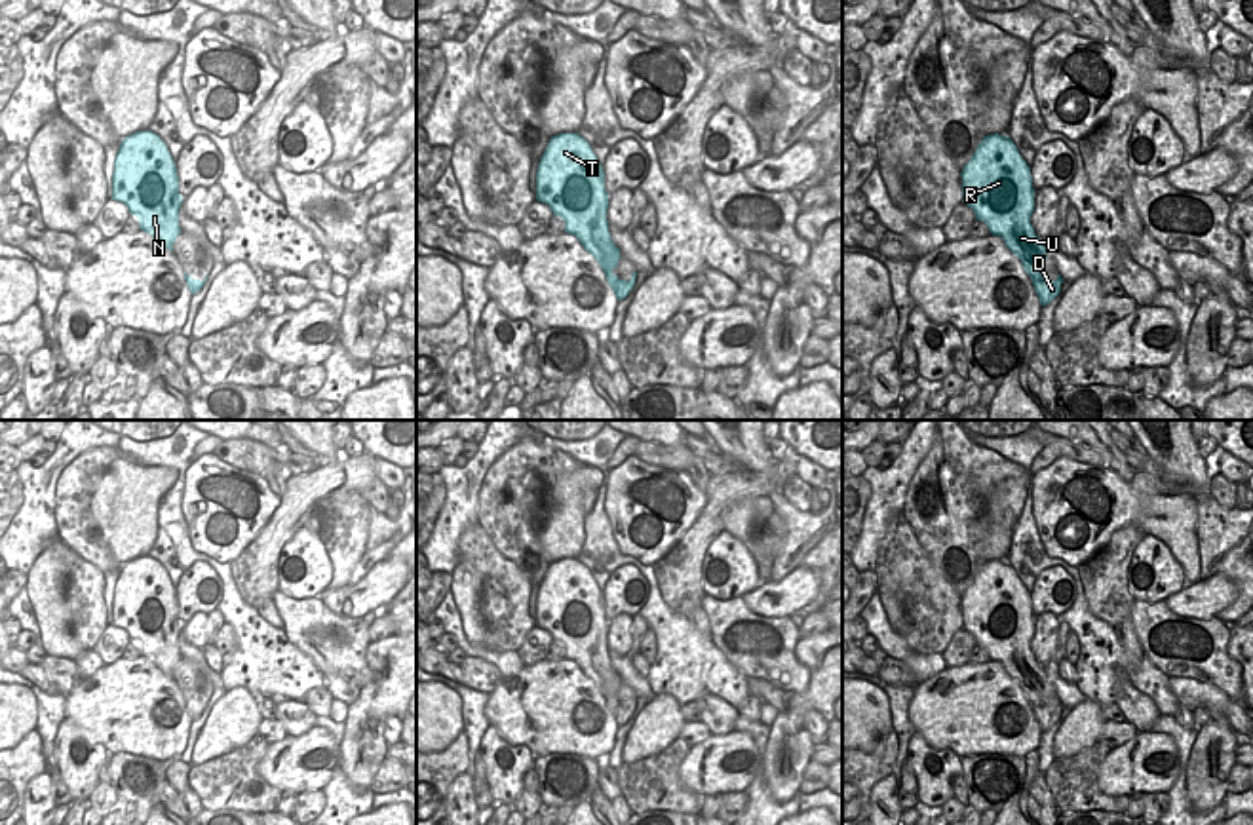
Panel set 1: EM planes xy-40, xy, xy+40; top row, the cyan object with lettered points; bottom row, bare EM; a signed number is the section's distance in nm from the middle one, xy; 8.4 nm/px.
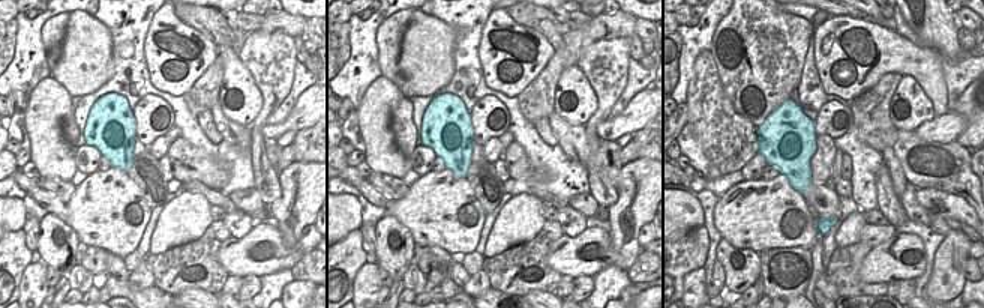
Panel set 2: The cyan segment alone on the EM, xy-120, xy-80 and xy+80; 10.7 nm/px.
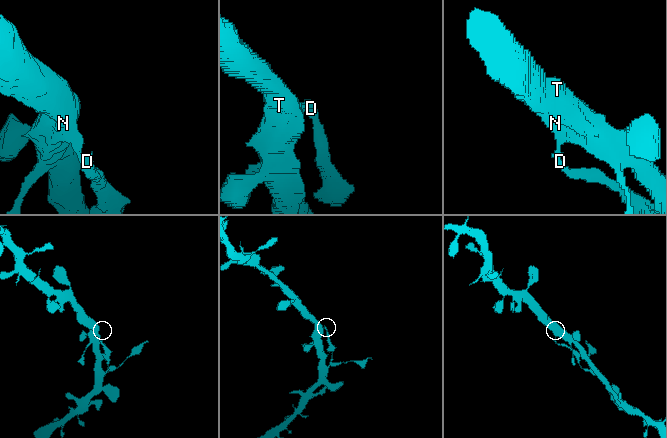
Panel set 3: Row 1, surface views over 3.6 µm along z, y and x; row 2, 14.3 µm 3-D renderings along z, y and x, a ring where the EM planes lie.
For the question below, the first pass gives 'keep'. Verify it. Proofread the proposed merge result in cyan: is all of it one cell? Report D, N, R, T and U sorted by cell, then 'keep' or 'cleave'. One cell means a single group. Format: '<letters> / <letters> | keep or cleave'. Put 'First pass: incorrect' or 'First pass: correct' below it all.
D / N R T U | cleave
First pass: incorrect

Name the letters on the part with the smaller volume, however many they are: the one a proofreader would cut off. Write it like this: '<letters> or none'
D

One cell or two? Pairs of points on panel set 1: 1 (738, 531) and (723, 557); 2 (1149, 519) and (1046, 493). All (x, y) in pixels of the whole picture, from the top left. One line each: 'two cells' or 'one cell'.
1: two cells
2: one cell

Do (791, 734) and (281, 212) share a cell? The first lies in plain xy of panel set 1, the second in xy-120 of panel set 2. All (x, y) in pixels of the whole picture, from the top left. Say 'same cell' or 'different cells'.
same cell

